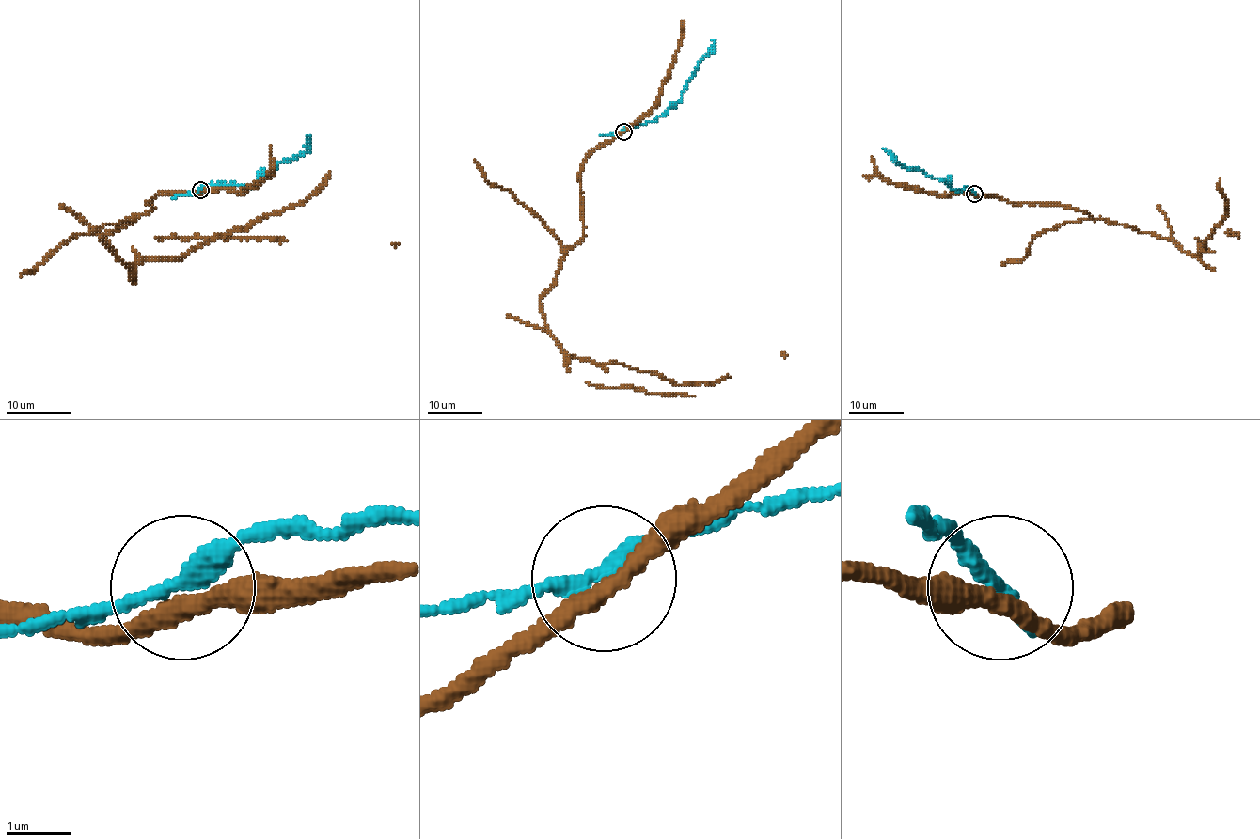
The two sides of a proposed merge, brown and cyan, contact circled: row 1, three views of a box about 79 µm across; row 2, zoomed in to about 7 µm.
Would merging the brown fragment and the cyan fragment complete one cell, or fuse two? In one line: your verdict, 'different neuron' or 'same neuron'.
different neuron

